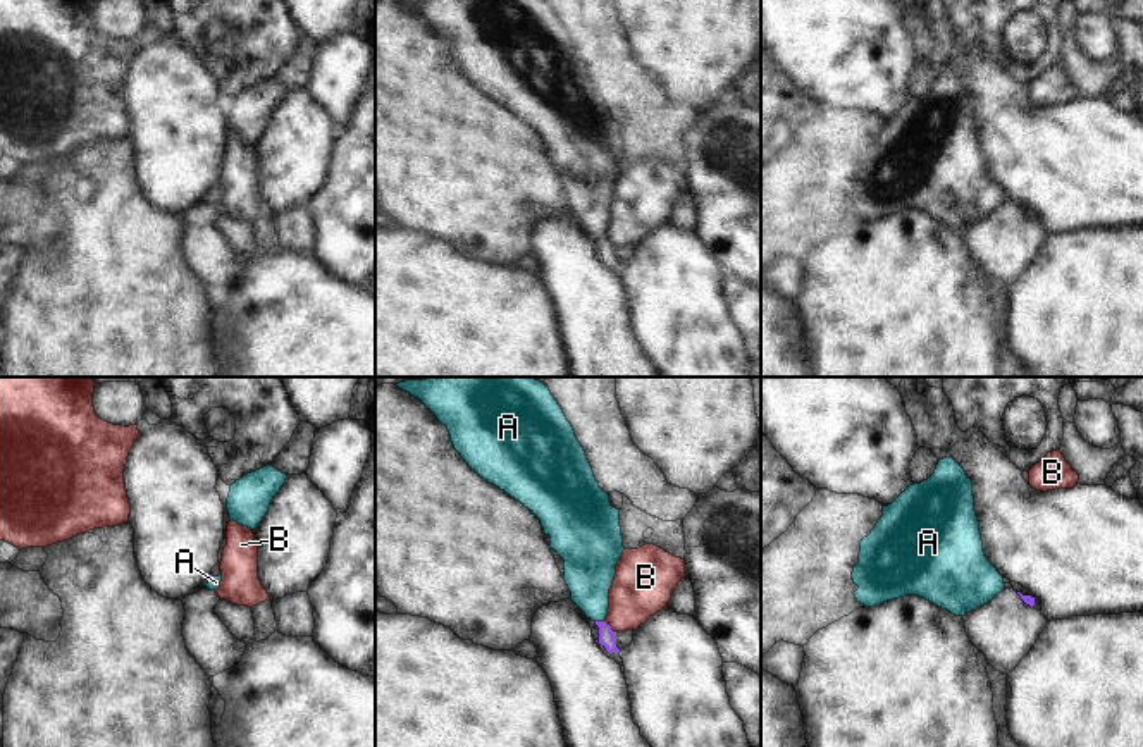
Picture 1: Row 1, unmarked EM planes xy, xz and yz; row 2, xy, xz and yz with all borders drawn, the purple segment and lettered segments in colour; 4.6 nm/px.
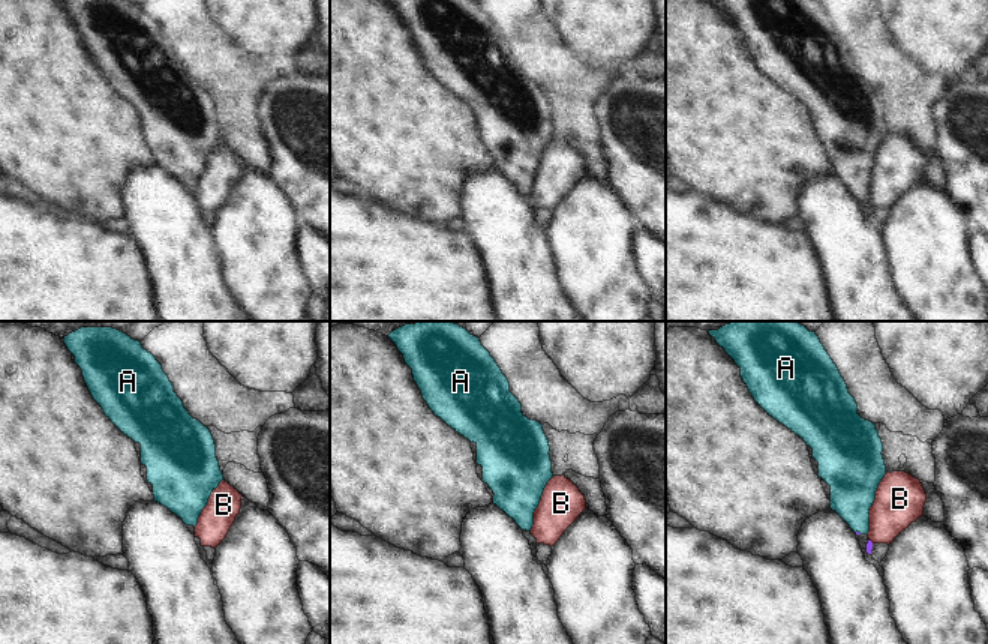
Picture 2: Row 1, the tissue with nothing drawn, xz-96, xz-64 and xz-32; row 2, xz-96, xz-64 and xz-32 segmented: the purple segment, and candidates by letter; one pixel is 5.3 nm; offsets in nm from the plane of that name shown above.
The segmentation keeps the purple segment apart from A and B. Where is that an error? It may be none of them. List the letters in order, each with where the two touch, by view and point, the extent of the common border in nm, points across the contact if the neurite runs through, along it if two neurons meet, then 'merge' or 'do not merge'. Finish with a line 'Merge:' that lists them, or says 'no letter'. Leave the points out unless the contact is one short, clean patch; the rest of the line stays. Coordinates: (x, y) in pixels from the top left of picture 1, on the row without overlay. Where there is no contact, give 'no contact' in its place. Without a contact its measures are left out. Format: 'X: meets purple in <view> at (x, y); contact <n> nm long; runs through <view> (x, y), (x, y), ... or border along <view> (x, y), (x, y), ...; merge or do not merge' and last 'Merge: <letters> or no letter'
A: meets purple in xz at (601, 236); contact 50 nm long; runs through xz (606, 250), (601, 236), (589, 203), (589, 185); merge
B: meets purple in xz at (610, 241); contact 80 nm long; border along xz (605, 236), (615, 246); do not merge
Merge: A

